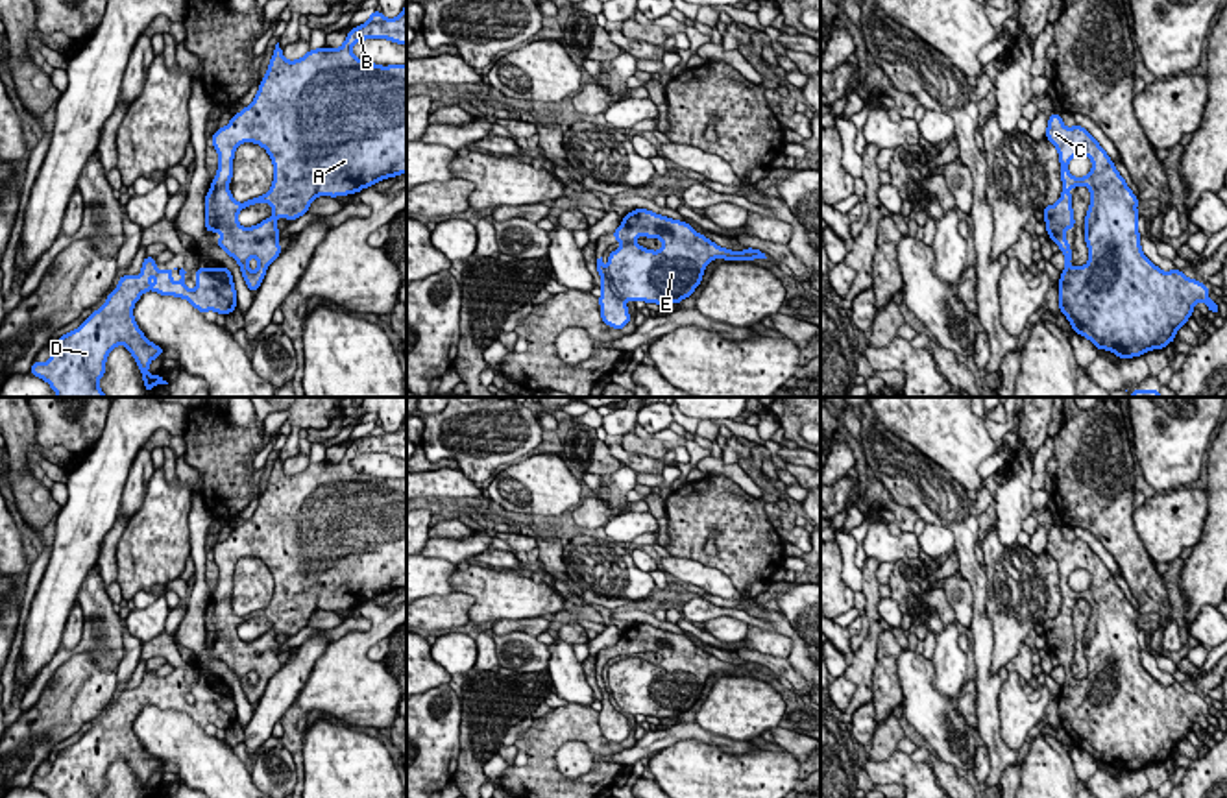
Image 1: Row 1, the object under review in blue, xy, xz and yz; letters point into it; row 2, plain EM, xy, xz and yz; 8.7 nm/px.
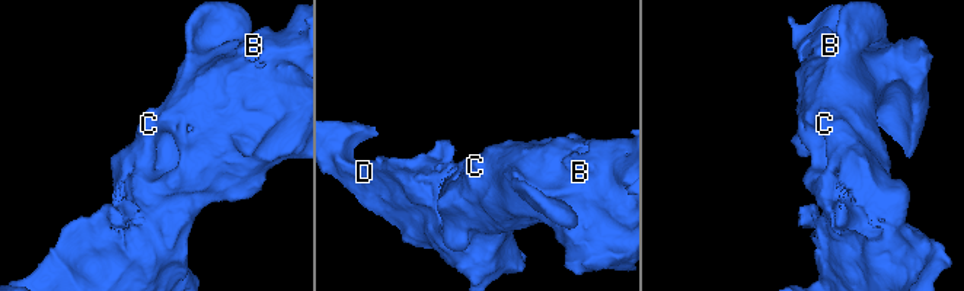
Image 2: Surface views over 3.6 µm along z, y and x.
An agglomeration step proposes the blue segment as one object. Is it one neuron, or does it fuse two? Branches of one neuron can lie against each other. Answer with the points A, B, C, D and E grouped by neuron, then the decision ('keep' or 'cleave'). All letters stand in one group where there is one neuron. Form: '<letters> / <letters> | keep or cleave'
A B C D E | keep

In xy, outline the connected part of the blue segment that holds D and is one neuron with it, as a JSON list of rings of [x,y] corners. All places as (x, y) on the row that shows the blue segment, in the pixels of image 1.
[[[148,257],[139,273],[122,275],[105,303],[85,321],[63,334],[52,357],[41,364],[33,360],[31,375],[46,381],[57,397],[107,397],[98,386],[105,373],[111,349],[126,345],[135,358],[146,392],[155,384],[168,384],[161,375],[150,375],[150,362],[163,355],[163,347],[150,342],[133,318],[133,307],[148,290],[161,296],[183,297],[200,312],[231,314],[237,307],[233,273],[224,268],[196,268],[196,288],[185,286],[185,270],[157,268]]]

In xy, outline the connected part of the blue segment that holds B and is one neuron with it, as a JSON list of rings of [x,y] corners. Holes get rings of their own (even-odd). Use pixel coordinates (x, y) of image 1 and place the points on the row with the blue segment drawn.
[[[407,4],[395,18],[373,11],[336,50],[323,46],[288,61],[277,42],[253,102],[213,135],[218,172],[205,196],[205,231],[224,235],[216,238],[216,246],[238,262],[251,292],[259,290],[268,266],[283,251],[277,218],[296,220],[318,196],[355,194],[407,172],[407,65],[381,66],[355,57],[353,44],[366,39],[407,44]],[[242,142],[255,142],[266,150],[273,163],[273,183],[264,196],[238,203],[227,187],[233,177],[235,150]],[[255,203],[270,203],[273,214],[253,227],[242,227],[238,212]]]

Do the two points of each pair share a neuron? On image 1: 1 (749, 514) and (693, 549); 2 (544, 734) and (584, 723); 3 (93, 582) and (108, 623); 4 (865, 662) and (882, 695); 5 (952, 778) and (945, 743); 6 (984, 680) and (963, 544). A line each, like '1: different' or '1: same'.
1: same
2: same
3: same
4: different
5: different
6: same

